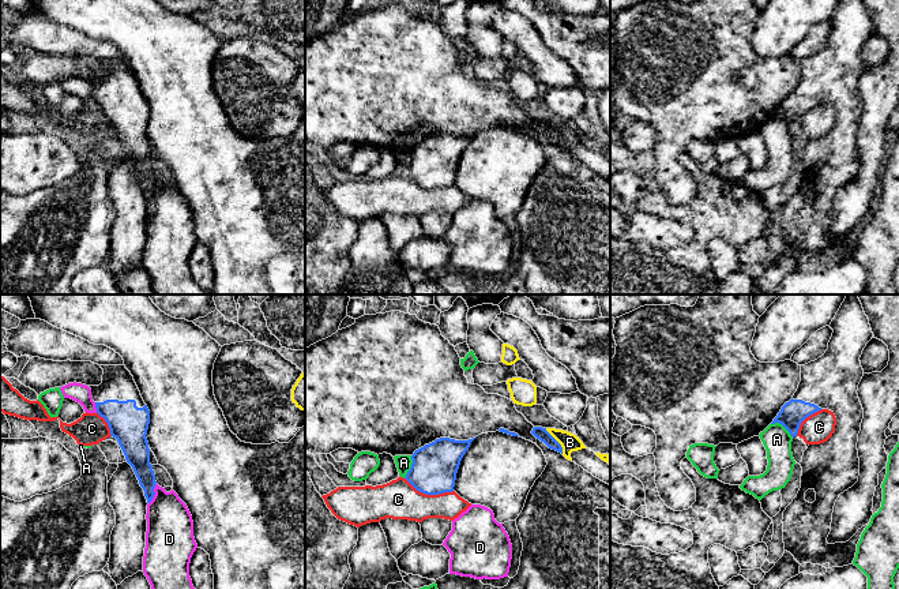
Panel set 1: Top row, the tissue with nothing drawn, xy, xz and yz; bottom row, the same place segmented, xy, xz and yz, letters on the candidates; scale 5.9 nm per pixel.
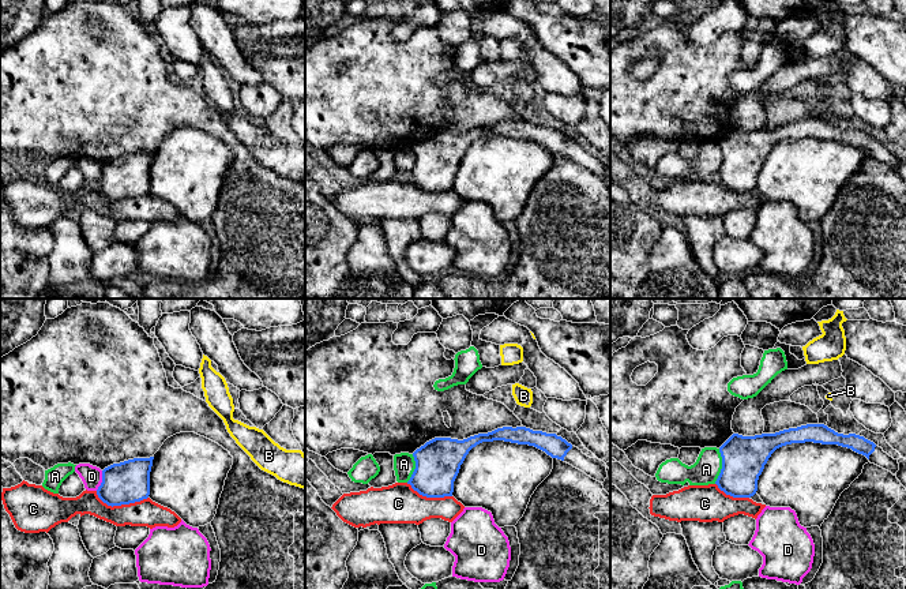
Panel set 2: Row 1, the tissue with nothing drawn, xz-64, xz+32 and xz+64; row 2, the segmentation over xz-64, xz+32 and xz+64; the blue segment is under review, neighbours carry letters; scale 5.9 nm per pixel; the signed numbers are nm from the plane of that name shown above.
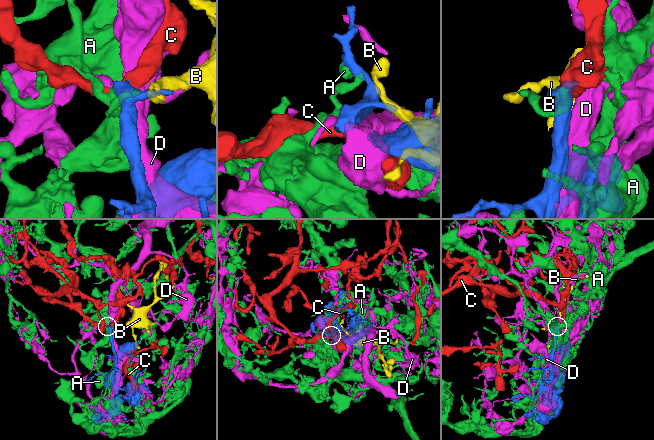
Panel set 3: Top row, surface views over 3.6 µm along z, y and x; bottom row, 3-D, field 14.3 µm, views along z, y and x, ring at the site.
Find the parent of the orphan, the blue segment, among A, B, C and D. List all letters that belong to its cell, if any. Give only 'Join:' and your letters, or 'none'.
Join: none

